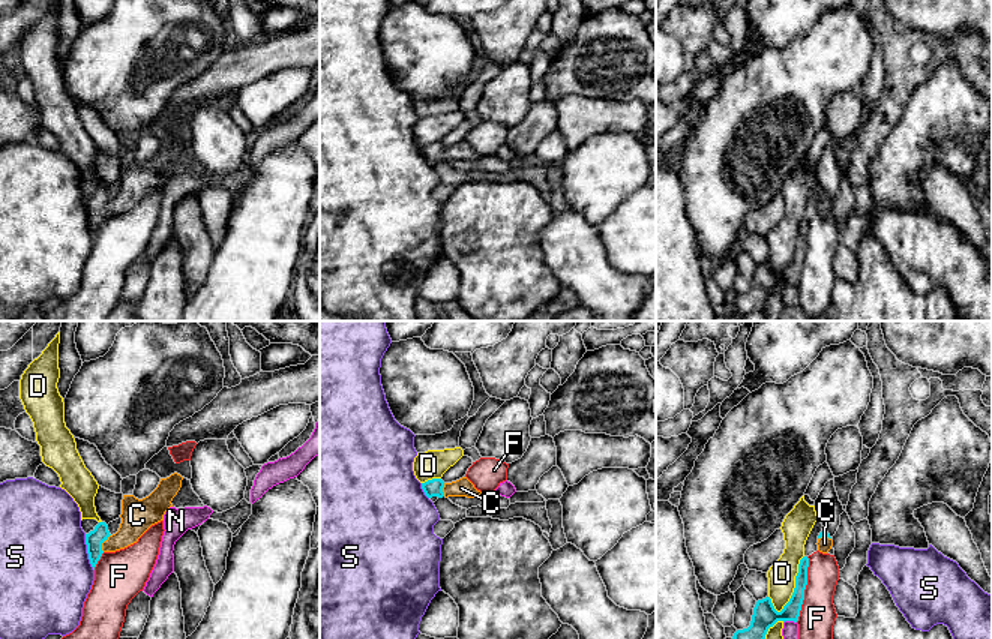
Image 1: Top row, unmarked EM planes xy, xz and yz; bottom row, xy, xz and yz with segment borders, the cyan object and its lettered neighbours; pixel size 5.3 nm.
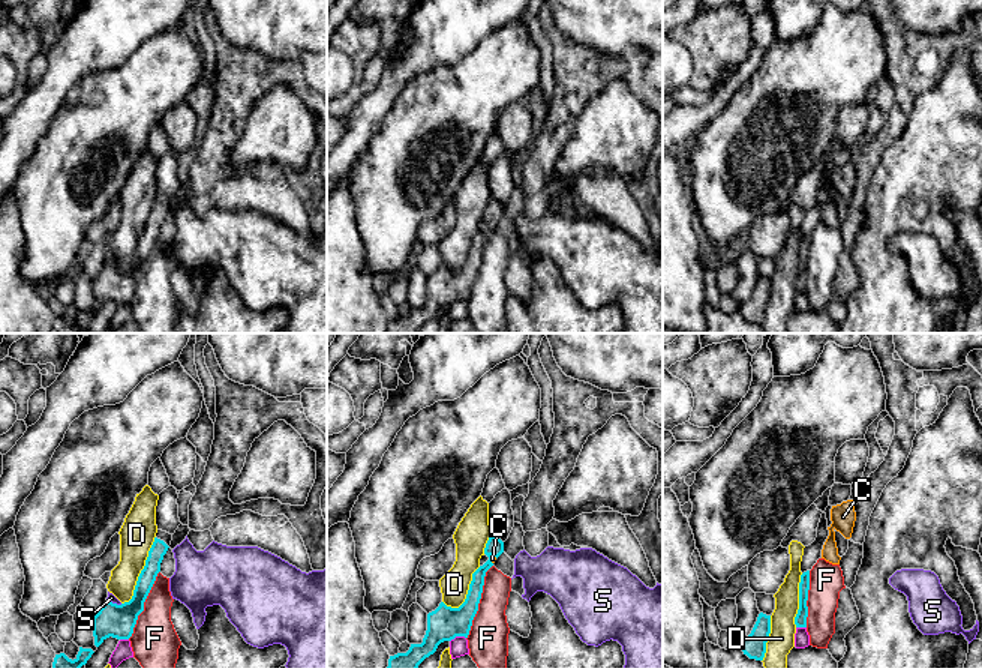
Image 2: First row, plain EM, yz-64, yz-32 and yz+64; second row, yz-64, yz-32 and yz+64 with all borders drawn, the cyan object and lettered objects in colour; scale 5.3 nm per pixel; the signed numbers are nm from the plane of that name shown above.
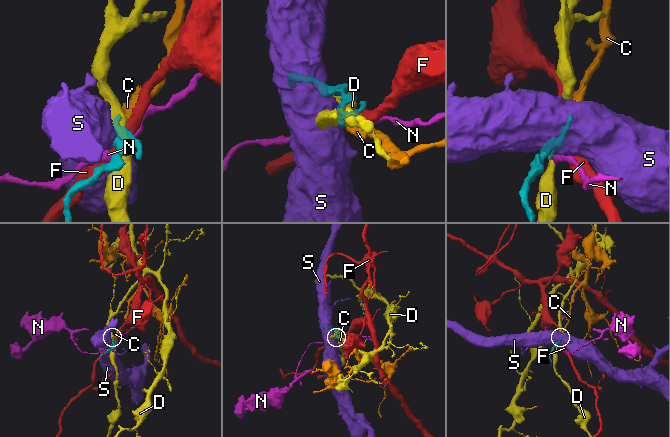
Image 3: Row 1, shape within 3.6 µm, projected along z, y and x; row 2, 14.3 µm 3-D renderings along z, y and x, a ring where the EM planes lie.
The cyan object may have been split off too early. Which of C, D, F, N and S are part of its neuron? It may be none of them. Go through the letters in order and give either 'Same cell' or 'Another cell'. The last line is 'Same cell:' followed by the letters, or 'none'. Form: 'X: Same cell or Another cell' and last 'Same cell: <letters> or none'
C: Same cell
D: Another cell
F: Another cell
N: Another cell
S: Another cell
Same cell: C

